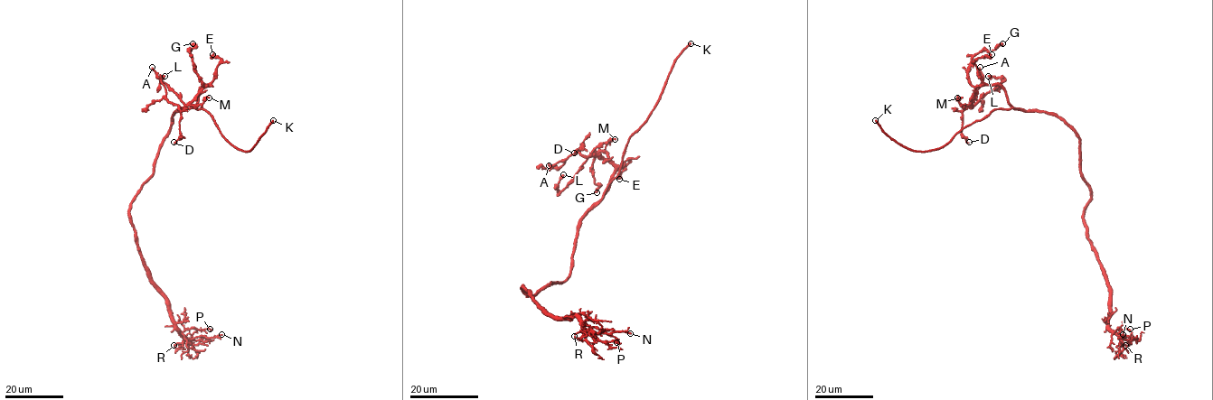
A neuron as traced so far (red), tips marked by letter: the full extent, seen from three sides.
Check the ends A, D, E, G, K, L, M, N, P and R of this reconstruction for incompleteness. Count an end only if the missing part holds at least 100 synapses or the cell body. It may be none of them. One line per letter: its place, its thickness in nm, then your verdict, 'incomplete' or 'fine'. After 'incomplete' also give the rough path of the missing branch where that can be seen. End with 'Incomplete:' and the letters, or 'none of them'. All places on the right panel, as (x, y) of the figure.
A: (980, 67) | 360 nm | fine
D: (969, 142) | 160 nm | fine
E: (992, 54) | 400 nm | fine
G: (1002, 43) | 320 nm | fine
K: (875, 120) | 280 nm | incomplete | (875, 120), (860, 110), (849, 116), (848, 119), (850, 119)
L: (988, 76) | 360 nm | fine
M: (957, 97) | 240 nm | fine
N: (1123, 334) | 150 nm | fine
P: (1130, 329) | 150 nm | fine
R: (1125, 345) | 130 nm | fine
Incomplete: K

